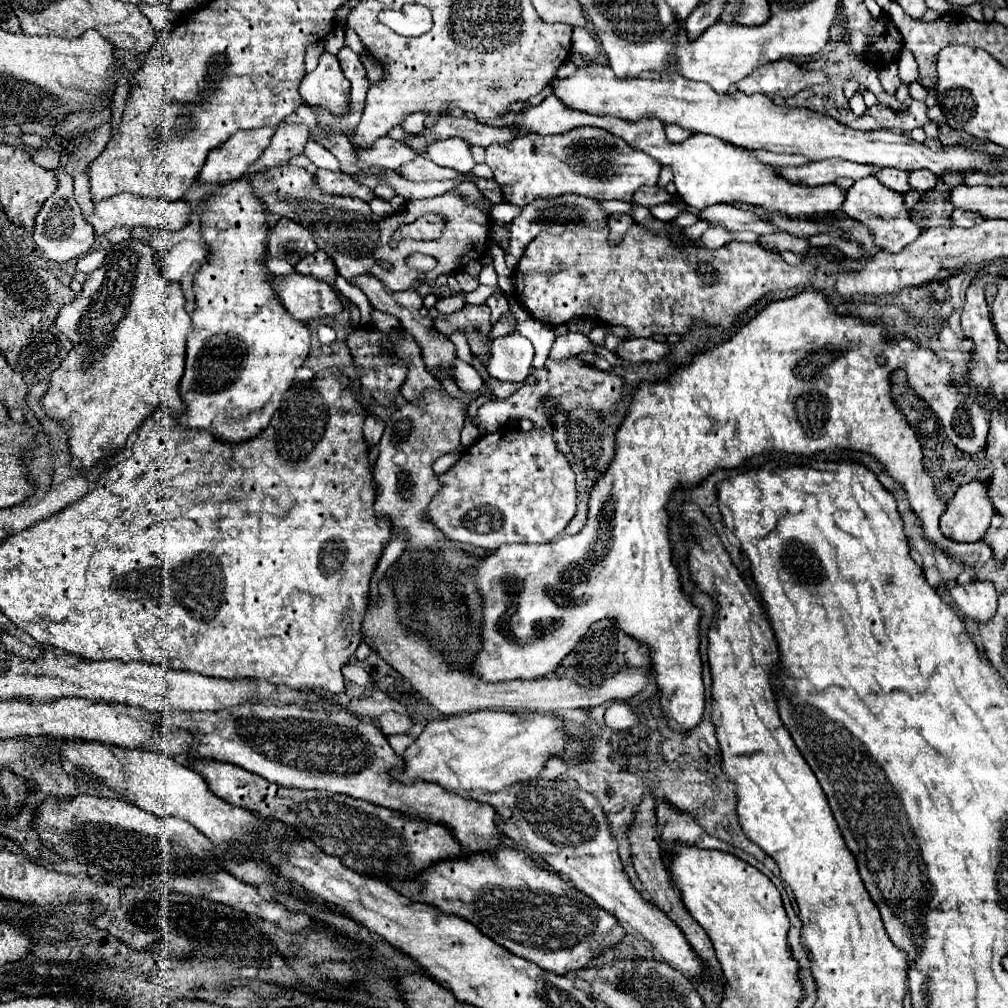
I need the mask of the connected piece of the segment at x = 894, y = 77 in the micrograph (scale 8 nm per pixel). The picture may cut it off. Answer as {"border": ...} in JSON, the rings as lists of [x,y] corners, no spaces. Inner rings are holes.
{"border":[[[888,63],[888,67],[880,67],[878,69],[878,75],[880,75],[882,87],[888,93],[896,93],[896,89],[900,85],[900,79],[898,79],[898,63]]]}

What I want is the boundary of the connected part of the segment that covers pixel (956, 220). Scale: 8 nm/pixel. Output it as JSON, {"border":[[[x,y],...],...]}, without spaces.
{"border":[[[954,209],[952,213],[952,225],[956,227],[974,227],[976,223],[982,221],[982,217],[978,213],[972,213],[972,211],[964,211],[964,209]]]}

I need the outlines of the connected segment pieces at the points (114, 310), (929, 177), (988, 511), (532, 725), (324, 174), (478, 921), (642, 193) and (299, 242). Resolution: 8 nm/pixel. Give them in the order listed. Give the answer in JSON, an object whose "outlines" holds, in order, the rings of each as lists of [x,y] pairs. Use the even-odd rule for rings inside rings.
{"outlines":[[[[128,239],[128,241],[122,241],[122,243],[114,245],[112,253],[106,255],[102,267],[98,271],[94,271],[94,273],[88,275],[82,293],[78,293],[74,301],[70,301],[68,305],[64,305],[60,309],[60,313],[56,317],[56,327],[72,341],[72,351],[66,355],[64,363],[50,375],[50,389],[44,393],[44,397],[42,397],[40,403],[42,403],[44,413],[48,417],[52,417],[52,421],[60,423],[66,429],[66,433],[68,433],[68,447],[70,447],[70,455],[72,455],[70,467],[74,467],[78,471],[90,471],[92,467],[96,467],[106,457],[112,457],[114,453],[122,451],[126,447],[126,441],[128,441],[130,433],[134,433],[138,429],[138,425],[148,415],[152,415],[156,409],[168,409],[174,417],[178,417],[184,411],[182,399],[178,395],[178,383],[180,383],[180,377],[182,377],[182,371],[184,371],[186,339],[188,339],[188,331],[192,331],[192,319],[184,311],[184,297],[182,297],[180,285],[172,283],[170,279],[166,279],[166,275],[160,271],[160,265],[158,265],[158,261],[154,257],[154,251],[148,245],[144,245],[142,241]]],[[[930,171],[910,173],[910,187],[916,191],[930,191],[936,185],[936,177]]],[[[972,481],[962,485],[948,501],[940,519],[940,531],[944,537],[956,539],[958,543],[974,543],[980,541],[990,527],[992,515],[994,507],[988,499],[986,485]]],[[[476,711],[428,723],[420,737],[406,749],[404,767],[392,769],[390,775],[404,785],[426,781],[452,793],[474,789],[496,793],[512,783],[536,777],[544,763],[562,751],[564,733],[560,723],[546,713]]],[[[318,169],[314,175],[316,175],[316,181],[318,181],[318,185],[324,193],[358,197],[358,199],[364,199],[364,201],[374,199],[372,189],[362,185],[360,181],[356,181],[352,175],[346,175],[342,171],[328,171],[328,169]]],[[[496,847],[492,853],[468,853],[464,855],[464,859],[460,857],[436,863],[420,875],[420,881],[388,881],[388,885],[392,885],[396,891],[410,899],[436,905],[448,915],[464,917],[466,921],[476,925],[484,935],[492,937],[498,945],[556,975],[564,975],[584,967],[588,961],[592,961],[606,949],[618,945],[626,937],[626,929],[620,923],[616,923],[616,917],[598,907],[588,895],[568,885],[568,881],[564,881],[558,873],[536,867],[536,863],[524,851],[518,849]]],[[[640,187],[636,193],[634,193],[634,203],[642,205],[642,207],[652,207],[652,205],[658,205],[658,203],[670,203],[670,201],[676,201],[680,199],[678,195],[670,195],[664,187]]],[[[278,221],[268,235],[268,255],[276,259],[284,259],[292,265],[296,265],[306,255],[314,253],[316,241],[312,233],[306,227],[300,227],[300,223],[294,221]]]]}

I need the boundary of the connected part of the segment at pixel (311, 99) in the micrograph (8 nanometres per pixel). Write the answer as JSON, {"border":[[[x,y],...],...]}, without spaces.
{"border":[[[322,53],[318,67],[300,81],[300,95],[308,105],[320,105],[336,115],[348,109],[350,83],[344,77],[336,55]]]}

